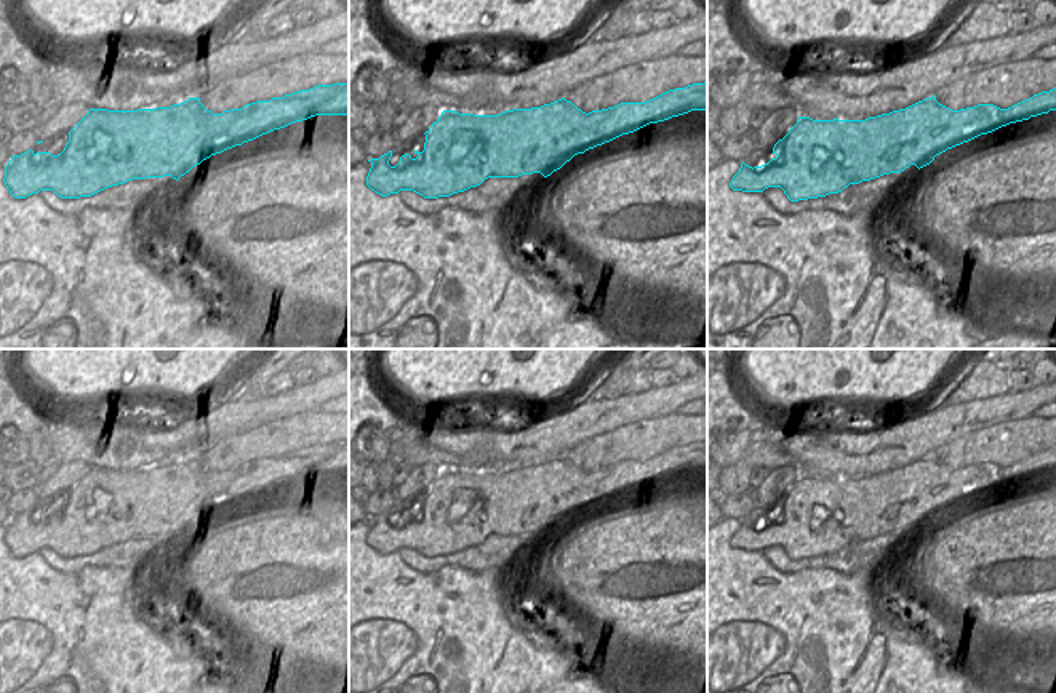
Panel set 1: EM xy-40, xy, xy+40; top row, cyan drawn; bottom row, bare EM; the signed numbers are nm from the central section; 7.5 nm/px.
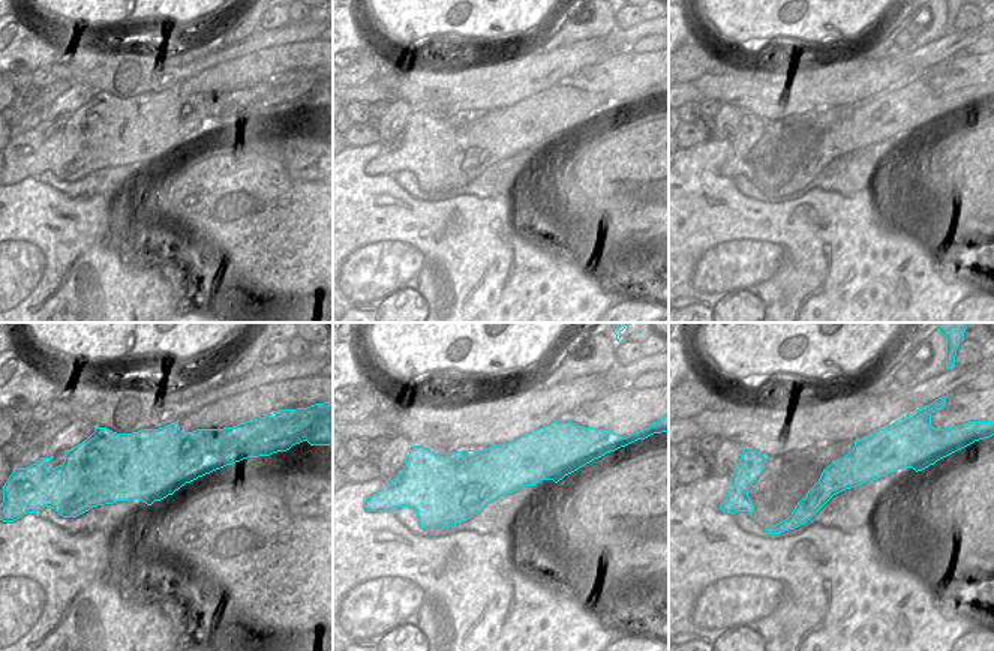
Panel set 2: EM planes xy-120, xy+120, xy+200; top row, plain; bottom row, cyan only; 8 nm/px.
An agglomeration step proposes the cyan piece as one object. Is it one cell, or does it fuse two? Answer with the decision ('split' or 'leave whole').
split

